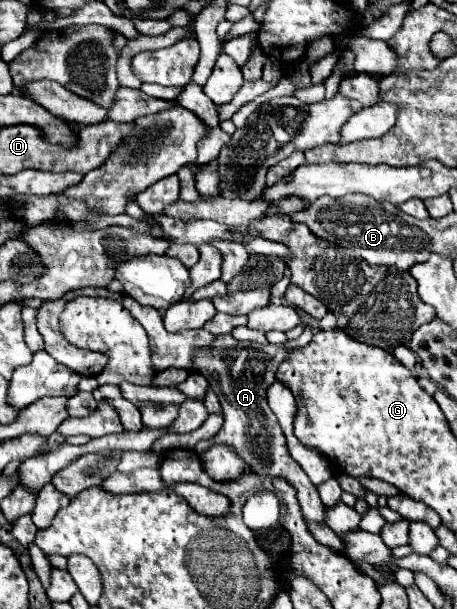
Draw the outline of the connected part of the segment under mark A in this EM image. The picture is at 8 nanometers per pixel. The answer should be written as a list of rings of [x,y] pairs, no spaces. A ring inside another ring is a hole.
[[[232,334],[216,336],[208,350],[194,352],[192,372],[204,374],[208,378],[212,390],[216,392],[222,410],[224,410],[224,426],[212,440],[202,440],[196,444],[198,454],[204,454],[212,444],[232,446],[234,452],[258,474],[284,478],[290,486],[296,488],[298,504],[306,520],[324,522],[324,504],[318,496],[316,486],[308,480],[300,464],[290,456],[286,436],[278,424],[278,418],[268,406],[266,390],[276,380],[276,368],[290,354],[290,350],[282,344],[254,344],[240,342]]]

